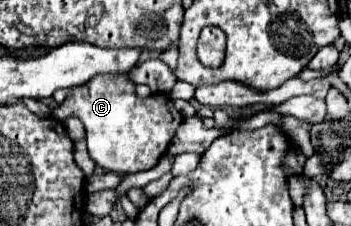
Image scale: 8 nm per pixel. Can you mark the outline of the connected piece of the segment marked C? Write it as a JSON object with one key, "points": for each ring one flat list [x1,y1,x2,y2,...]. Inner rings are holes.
{"points":[[101,74,83,86,71,88,73,94,51,112,57,120,77,116,85,124,89,154,105,170,133,174,155,168,175,136,177,122,183,122,181,112,177,116,177,108,169,96,153,94,139,98,133,88,135,84,125,74]]}

